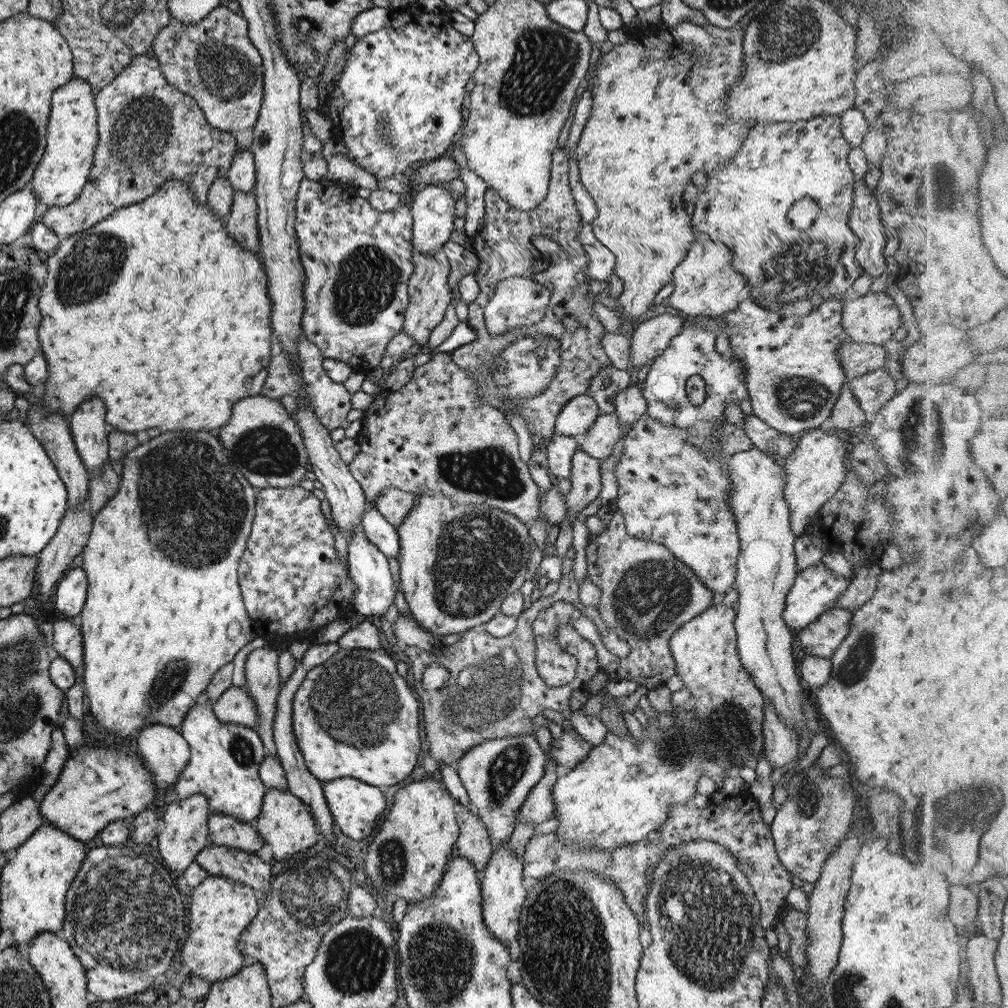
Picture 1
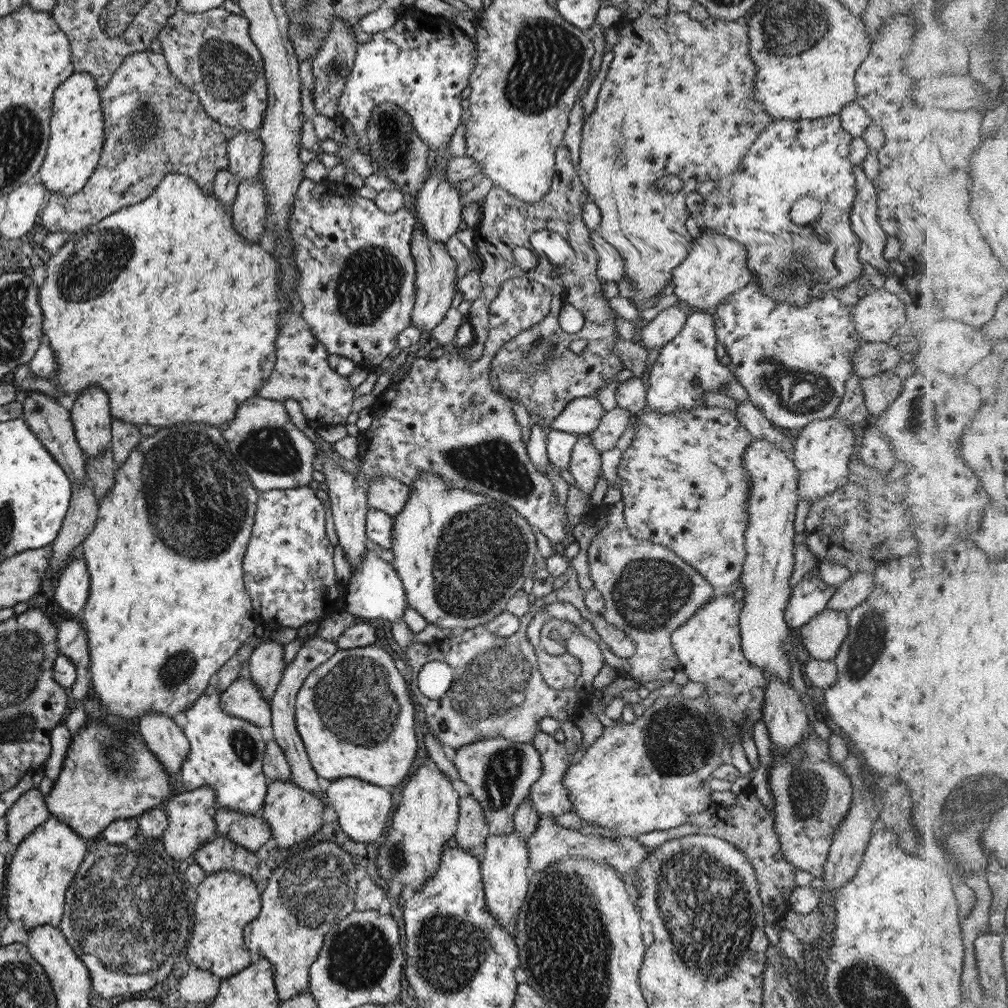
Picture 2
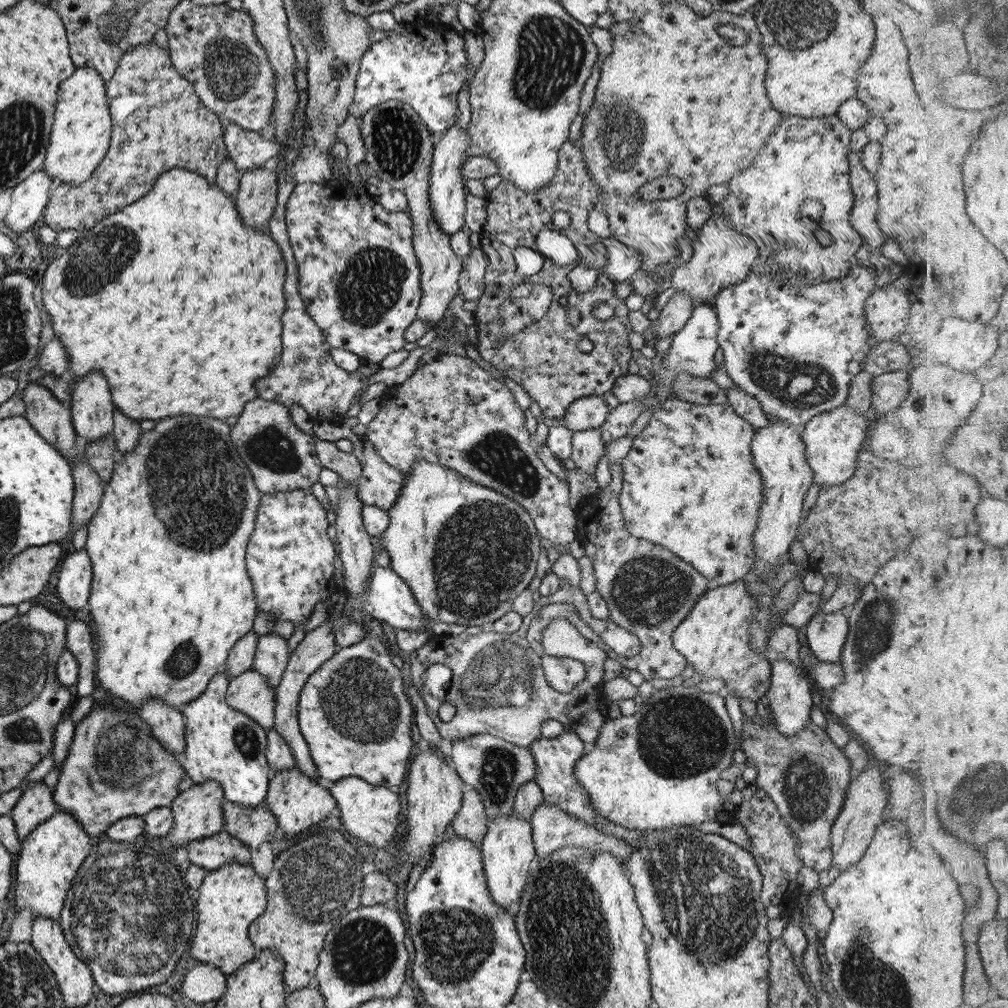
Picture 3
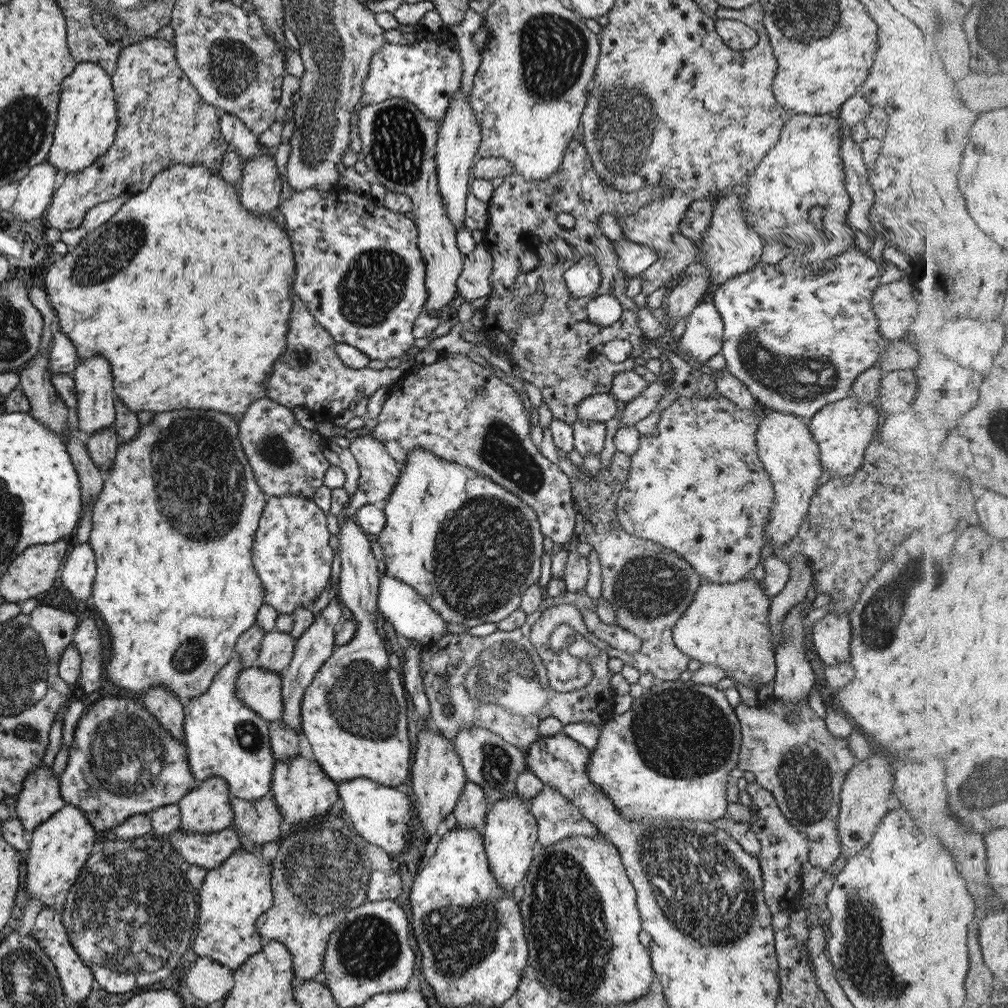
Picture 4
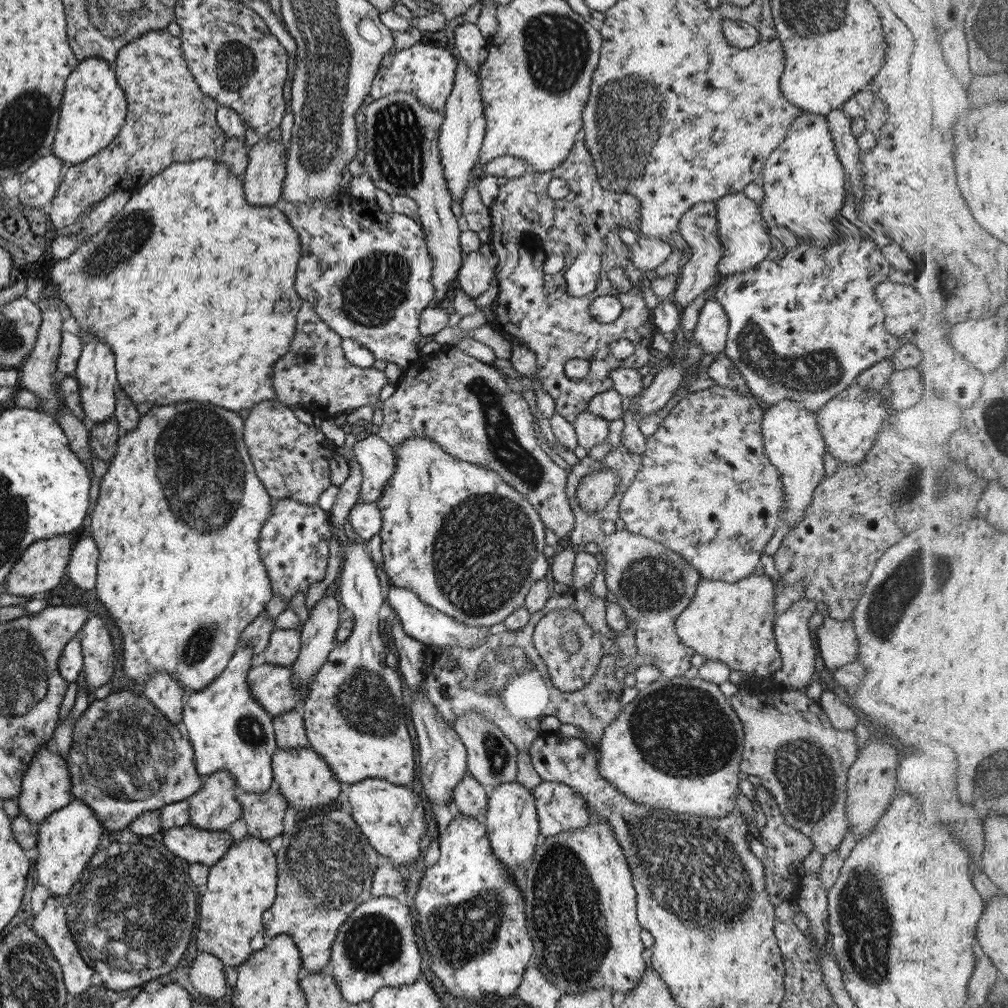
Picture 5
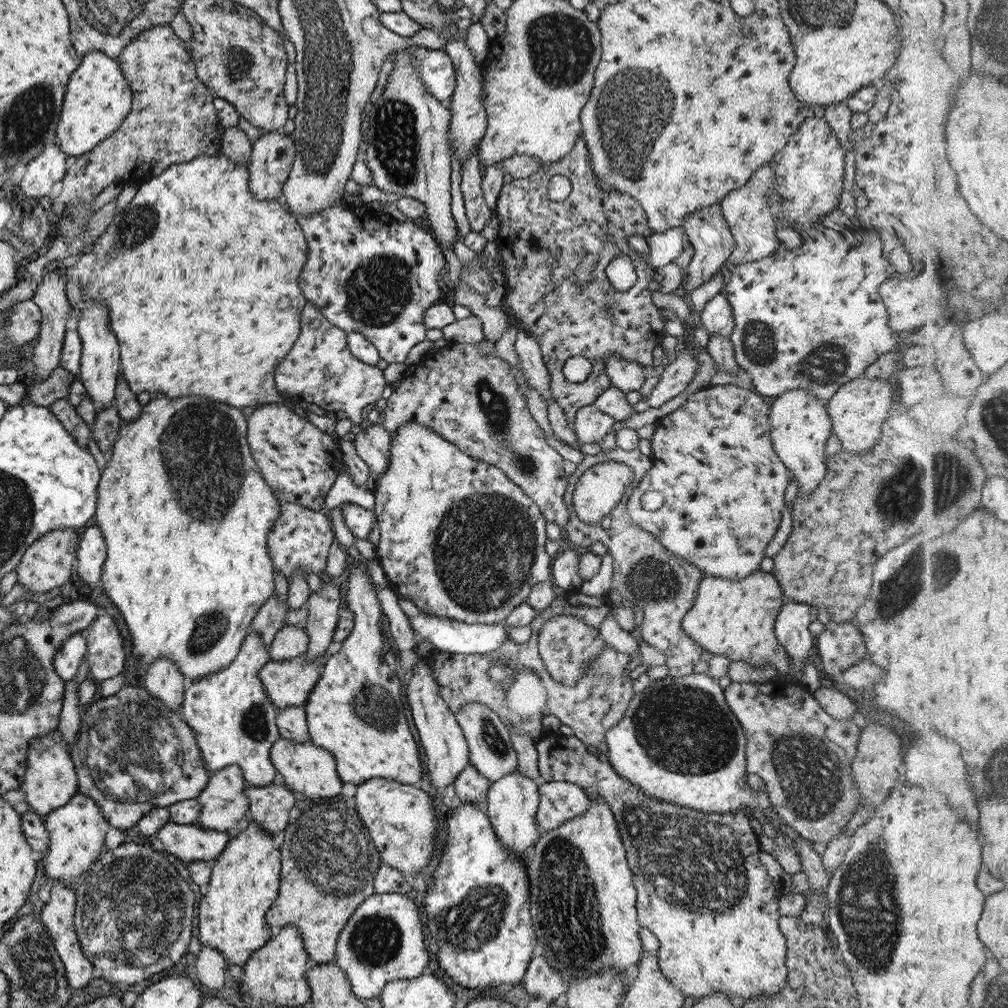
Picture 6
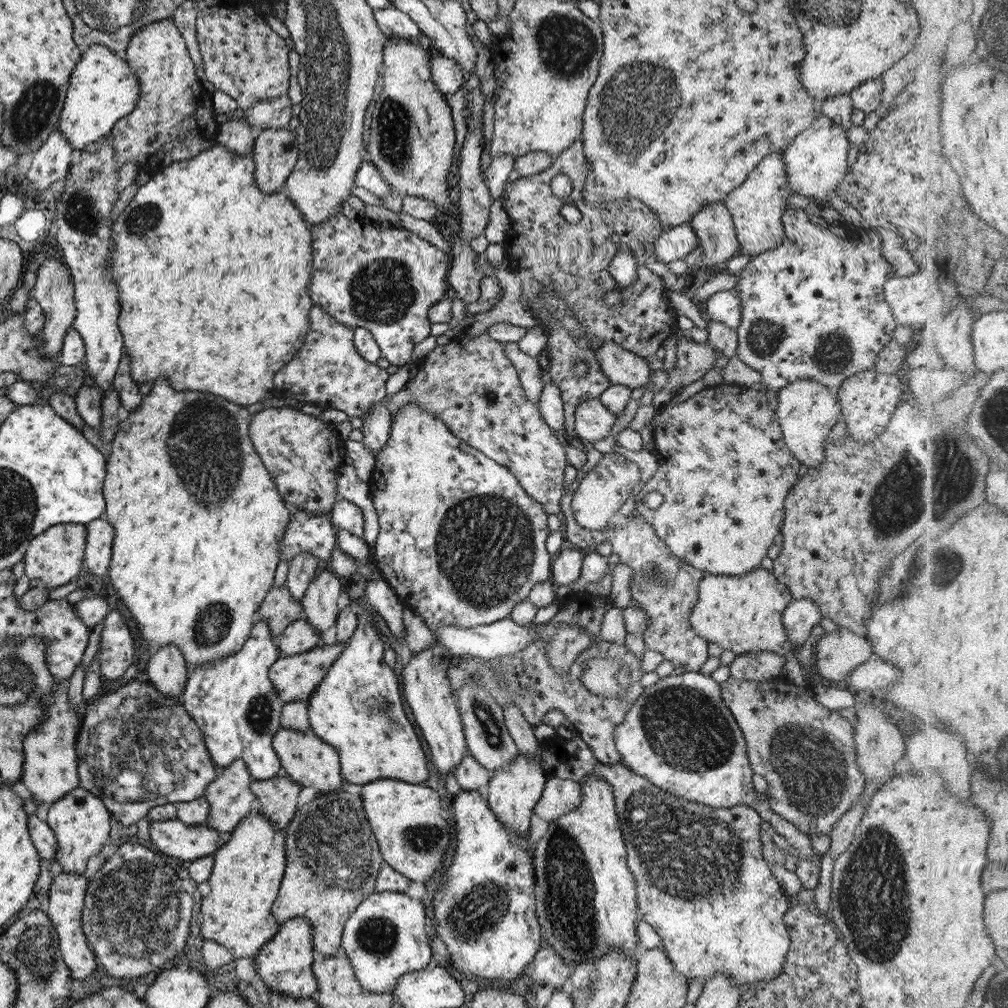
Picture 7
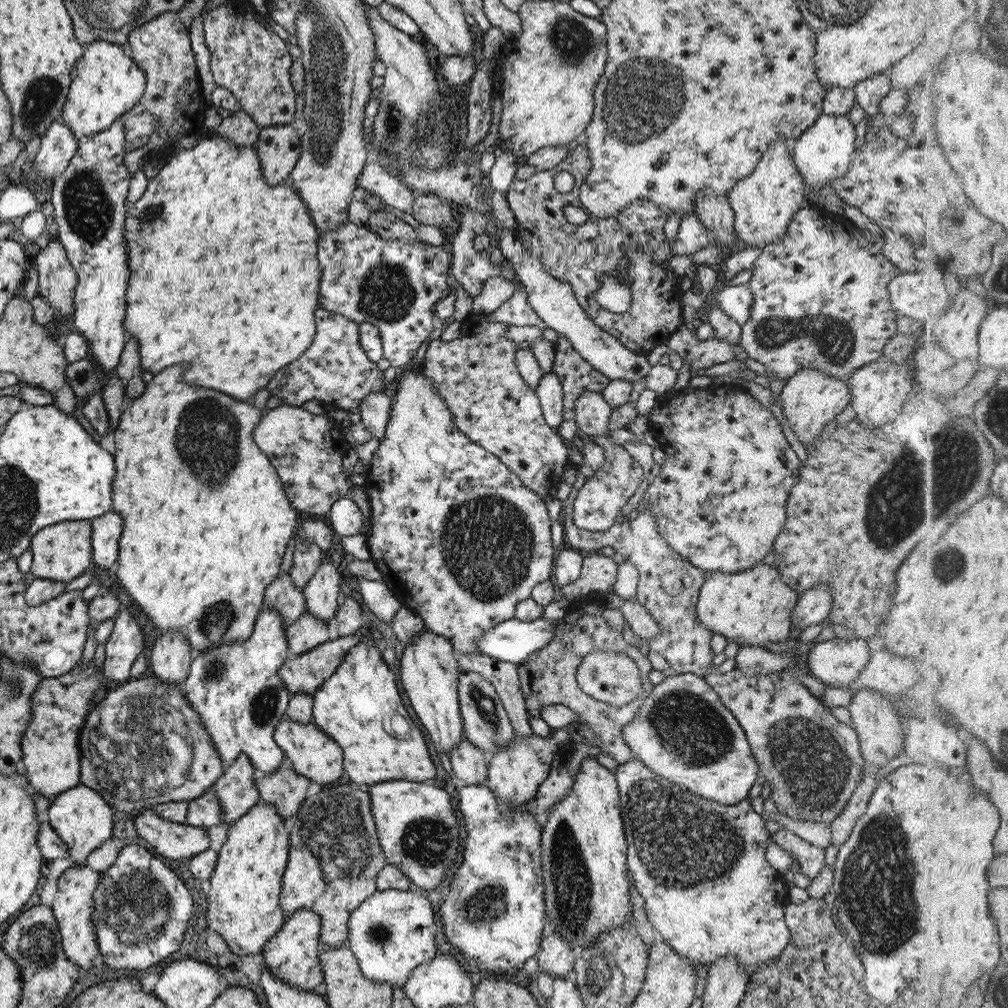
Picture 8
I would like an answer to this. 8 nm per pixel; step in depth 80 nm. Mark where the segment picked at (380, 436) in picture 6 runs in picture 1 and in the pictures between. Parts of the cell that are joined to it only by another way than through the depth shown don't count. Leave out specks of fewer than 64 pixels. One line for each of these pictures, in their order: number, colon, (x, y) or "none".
1: (393, 504)
2: (388, 495)
3: (379, 485)
4: (378, 472)
5: (375, 457)

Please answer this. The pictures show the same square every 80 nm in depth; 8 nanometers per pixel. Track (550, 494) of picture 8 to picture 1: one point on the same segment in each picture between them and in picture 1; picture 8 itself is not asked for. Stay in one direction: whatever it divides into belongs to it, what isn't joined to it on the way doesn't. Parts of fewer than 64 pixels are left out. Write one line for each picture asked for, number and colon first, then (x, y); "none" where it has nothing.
1: (434, 436)
2: (445, 418)
3: (451, 412)
4: (454, 408)
5: (463, 405)
6: (471, 400)
7: (468, 384)

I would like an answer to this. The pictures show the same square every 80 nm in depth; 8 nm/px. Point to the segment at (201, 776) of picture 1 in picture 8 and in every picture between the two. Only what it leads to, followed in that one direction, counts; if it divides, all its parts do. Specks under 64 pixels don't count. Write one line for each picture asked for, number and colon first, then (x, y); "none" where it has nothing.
2: (225, 753)
3: (222, 744)
4: (224, 738)
5: (228, 730)
6: (233, 721)
7: (231, 699)
8: (234, 688)

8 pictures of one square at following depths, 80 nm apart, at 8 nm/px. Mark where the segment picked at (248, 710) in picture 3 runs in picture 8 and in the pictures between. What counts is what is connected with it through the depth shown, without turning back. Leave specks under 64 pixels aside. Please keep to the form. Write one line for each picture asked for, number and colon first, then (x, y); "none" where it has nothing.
4: (259, 689)
5: (271, 685)
6: (287, 683)
7: (295, 677)
8: (304, 673)

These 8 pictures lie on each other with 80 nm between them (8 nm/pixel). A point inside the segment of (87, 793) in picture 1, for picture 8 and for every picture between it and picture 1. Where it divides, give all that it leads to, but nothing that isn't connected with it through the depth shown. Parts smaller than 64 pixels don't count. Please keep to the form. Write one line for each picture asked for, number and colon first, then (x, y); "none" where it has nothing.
2: (108, 774)
3: (114, 768)
4: (120, 763)
5: (125, 758)
6: (131, 753)
7: (135, 748)
8: (142, 744)

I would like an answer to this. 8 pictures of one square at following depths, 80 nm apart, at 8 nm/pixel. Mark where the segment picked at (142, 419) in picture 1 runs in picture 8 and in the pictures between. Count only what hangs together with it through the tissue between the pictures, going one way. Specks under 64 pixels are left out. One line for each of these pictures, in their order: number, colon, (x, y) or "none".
2: (113, 318)
3: (127, 298)
4: (131, 290)
5: (183, 324)
6: (196, 273)
7: (202, 296)
8: (216, 256)

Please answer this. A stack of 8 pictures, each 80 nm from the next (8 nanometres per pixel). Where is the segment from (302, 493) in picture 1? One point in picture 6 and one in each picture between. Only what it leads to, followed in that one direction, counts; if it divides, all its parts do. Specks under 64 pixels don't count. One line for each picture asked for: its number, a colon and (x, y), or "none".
2: (288, 574)
3: (289, 558)
4: (290, 554)
5: (292, 543)
6: (299, 541)

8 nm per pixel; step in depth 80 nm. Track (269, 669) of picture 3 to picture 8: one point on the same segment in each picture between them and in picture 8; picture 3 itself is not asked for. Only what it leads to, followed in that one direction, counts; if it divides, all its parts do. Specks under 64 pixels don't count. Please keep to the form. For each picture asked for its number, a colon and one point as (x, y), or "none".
4: (276, 650)
5: (283, 645)
6: (289, 641)
7: (297, 637)
8: (305, 633)

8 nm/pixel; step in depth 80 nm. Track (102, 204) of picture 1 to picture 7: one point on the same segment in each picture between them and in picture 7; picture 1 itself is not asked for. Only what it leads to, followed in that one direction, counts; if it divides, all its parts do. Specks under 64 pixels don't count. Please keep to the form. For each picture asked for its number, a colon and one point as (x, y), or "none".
2: (153, 125)
3: (158, 122)
4: (162, 121)
5: (168, 119)
6: (171, 120)
7: (172, 120)

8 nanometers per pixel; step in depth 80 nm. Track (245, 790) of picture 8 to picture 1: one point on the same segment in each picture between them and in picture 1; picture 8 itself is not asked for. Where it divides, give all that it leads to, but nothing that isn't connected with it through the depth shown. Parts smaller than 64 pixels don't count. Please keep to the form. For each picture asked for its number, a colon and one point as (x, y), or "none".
1: (183, 835)
2: (190, 815)
3: (196, 812)
4: (204, 809)
5: (213, 807)
6: (222, 801)
7: (229, 799)

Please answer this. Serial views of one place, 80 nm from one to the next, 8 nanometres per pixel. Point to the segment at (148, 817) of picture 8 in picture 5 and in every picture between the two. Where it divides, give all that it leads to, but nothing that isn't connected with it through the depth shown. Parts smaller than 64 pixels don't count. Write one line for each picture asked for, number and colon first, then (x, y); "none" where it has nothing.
5: (192, 845)
6: (188, 843)
7: (174, 839)

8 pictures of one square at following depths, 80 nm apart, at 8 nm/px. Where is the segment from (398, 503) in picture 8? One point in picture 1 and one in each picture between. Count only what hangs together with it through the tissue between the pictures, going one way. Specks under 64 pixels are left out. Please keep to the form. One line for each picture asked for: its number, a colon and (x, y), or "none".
1: (456, 563)
2: (460, 556)
3: (466, 552)
4: (469, 548)
5: (453, 533)
6: (458, 539)
7: (459, 542)

